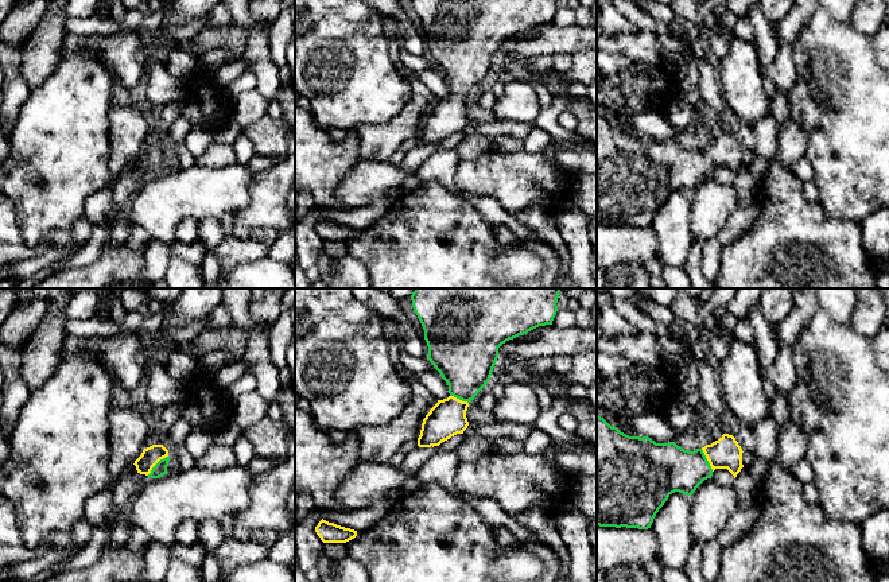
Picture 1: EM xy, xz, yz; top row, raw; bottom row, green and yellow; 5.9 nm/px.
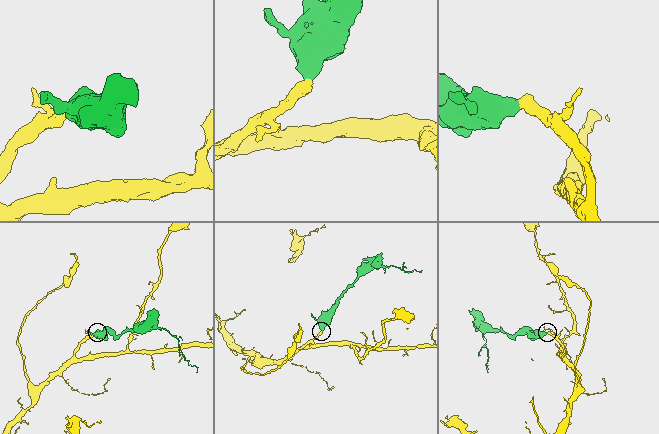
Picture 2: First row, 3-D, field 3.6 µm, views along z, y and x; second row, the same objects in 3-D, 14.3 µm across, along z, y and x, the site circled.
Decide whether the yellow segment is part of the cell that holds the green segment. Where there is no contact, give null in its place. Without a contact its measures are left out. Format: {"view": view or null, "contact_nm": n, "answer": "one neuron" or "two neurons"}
{"view": "xy", "contact_nm": 170, "answer": "one neuron"}

